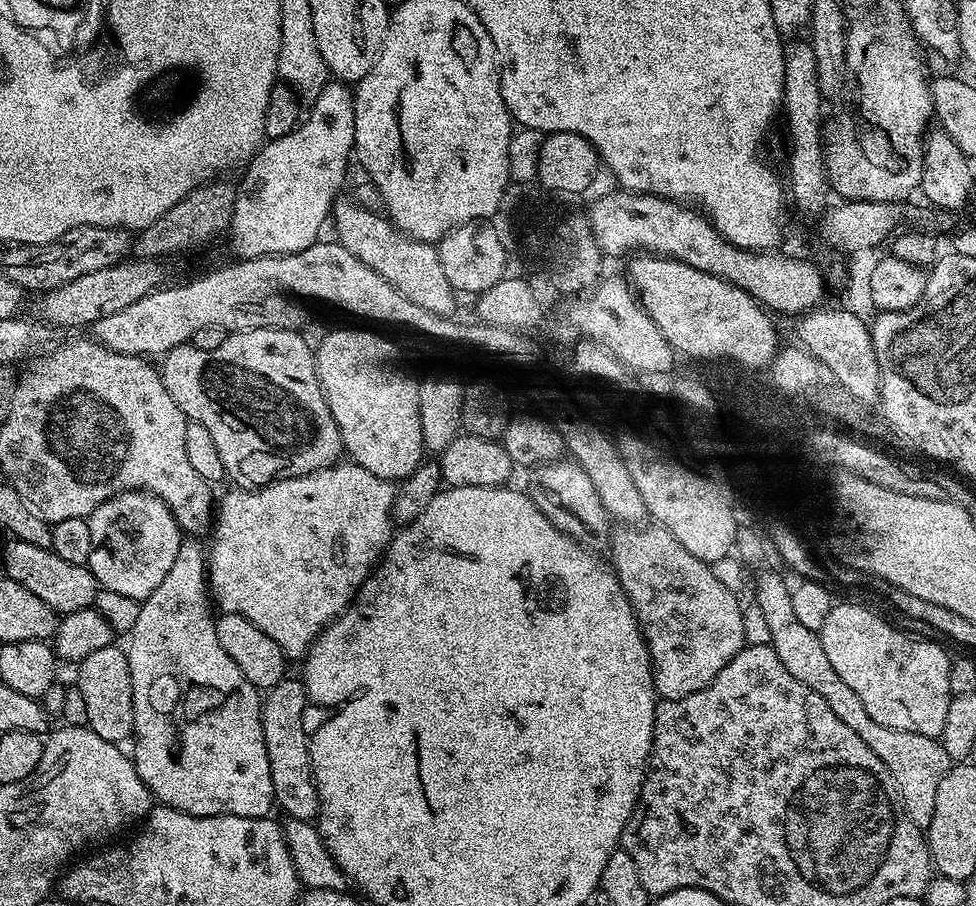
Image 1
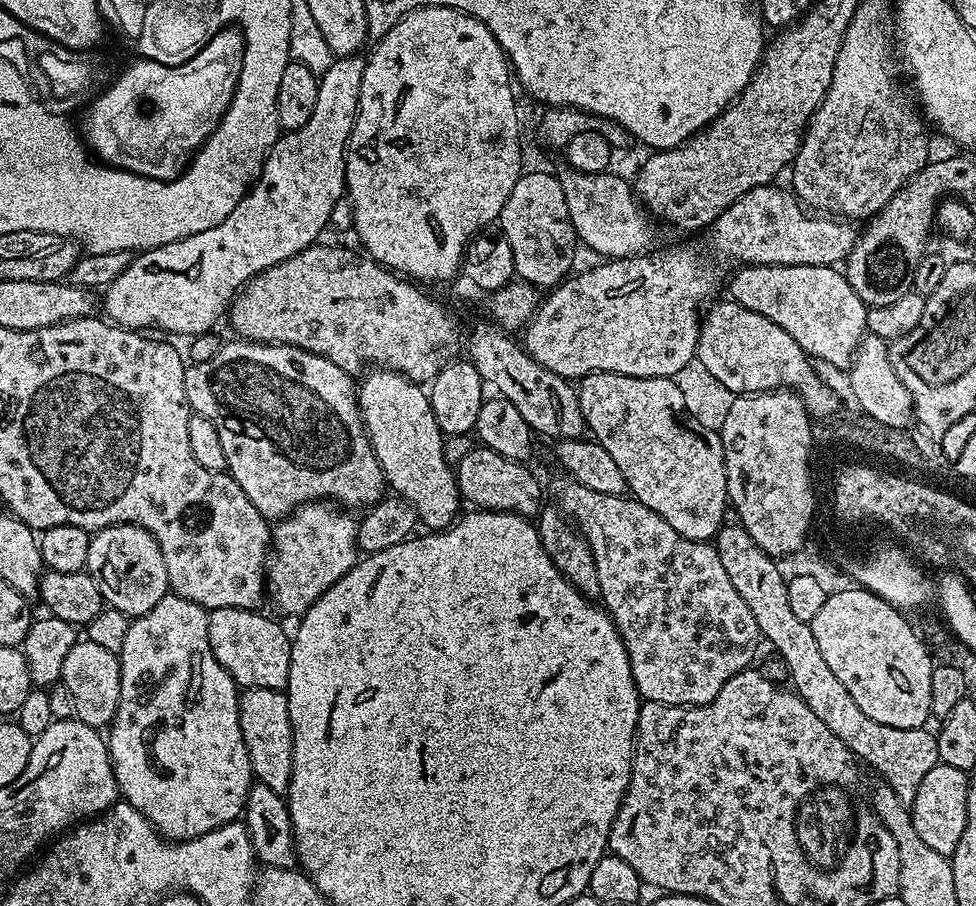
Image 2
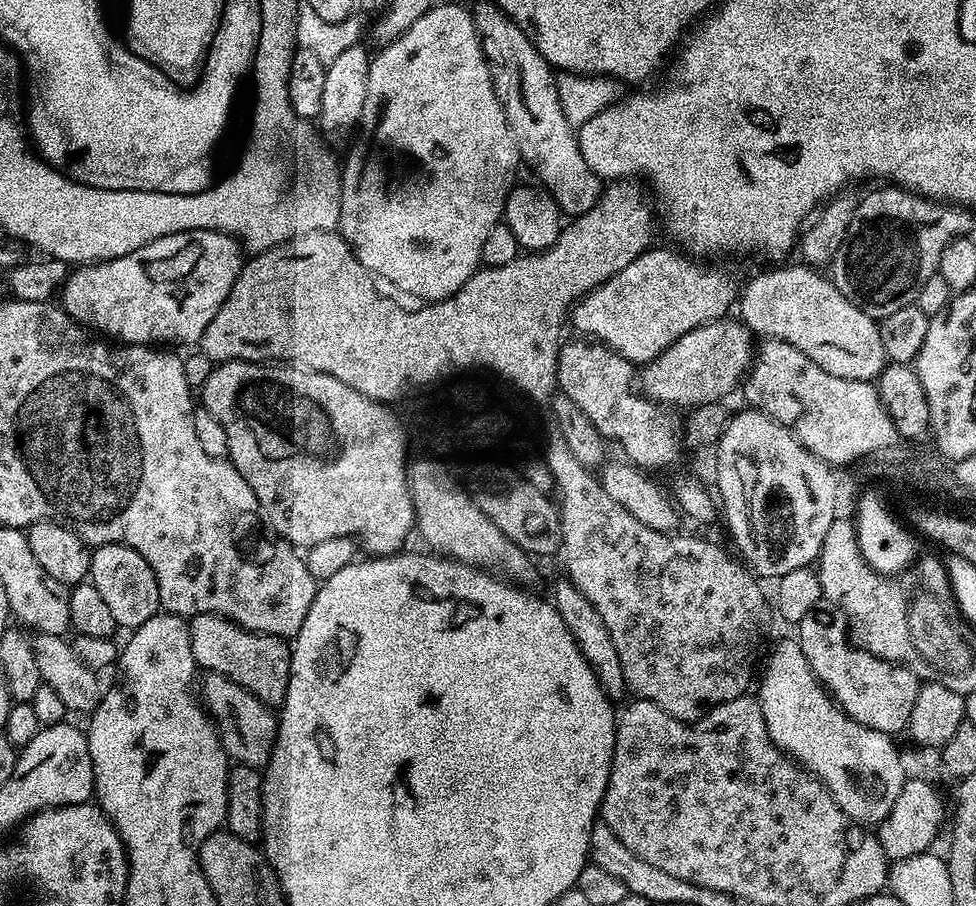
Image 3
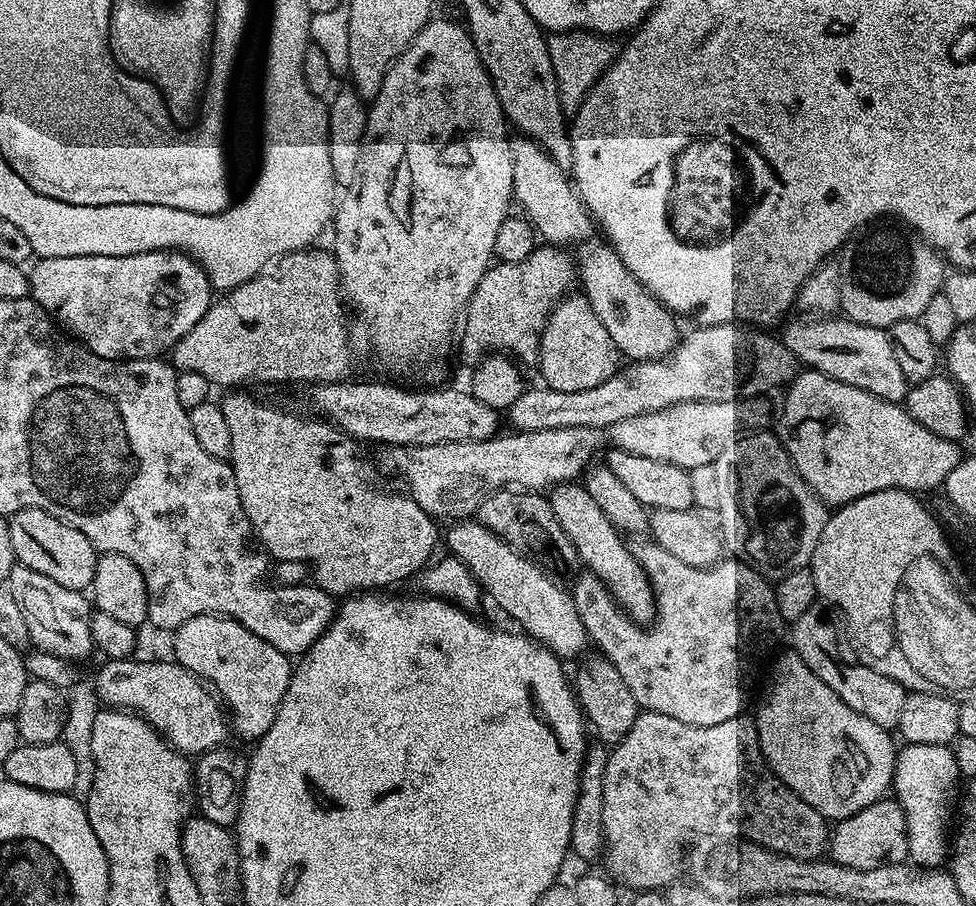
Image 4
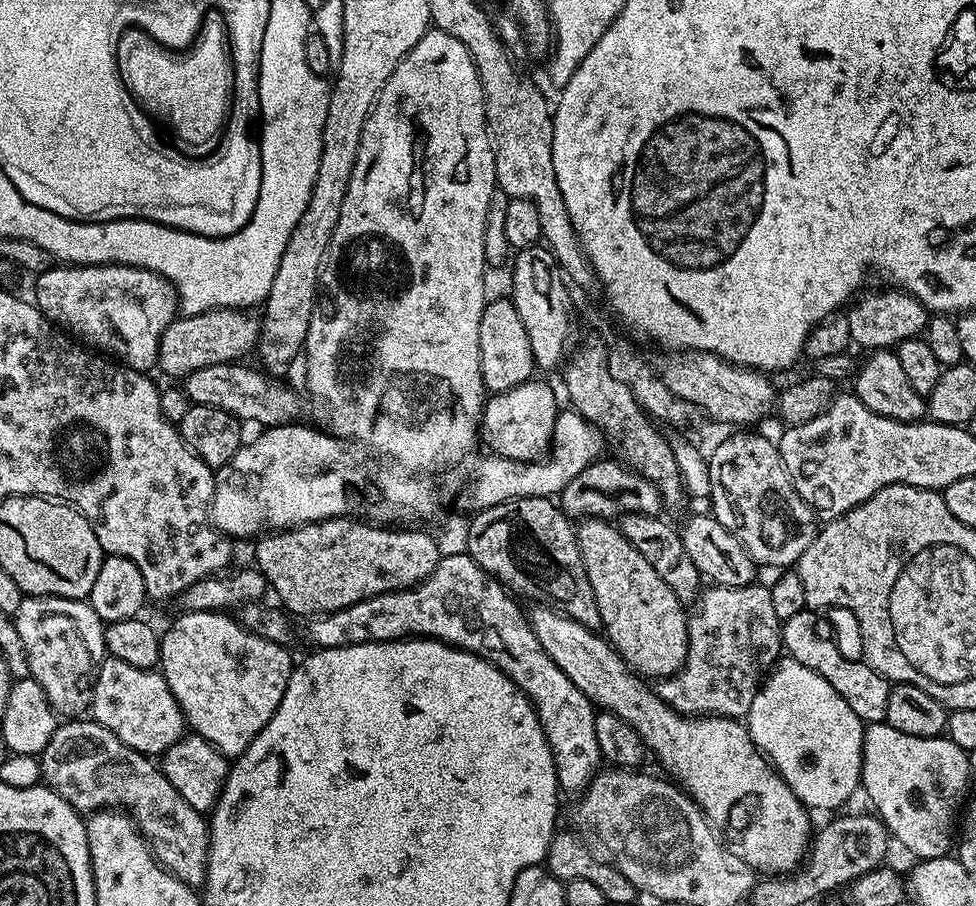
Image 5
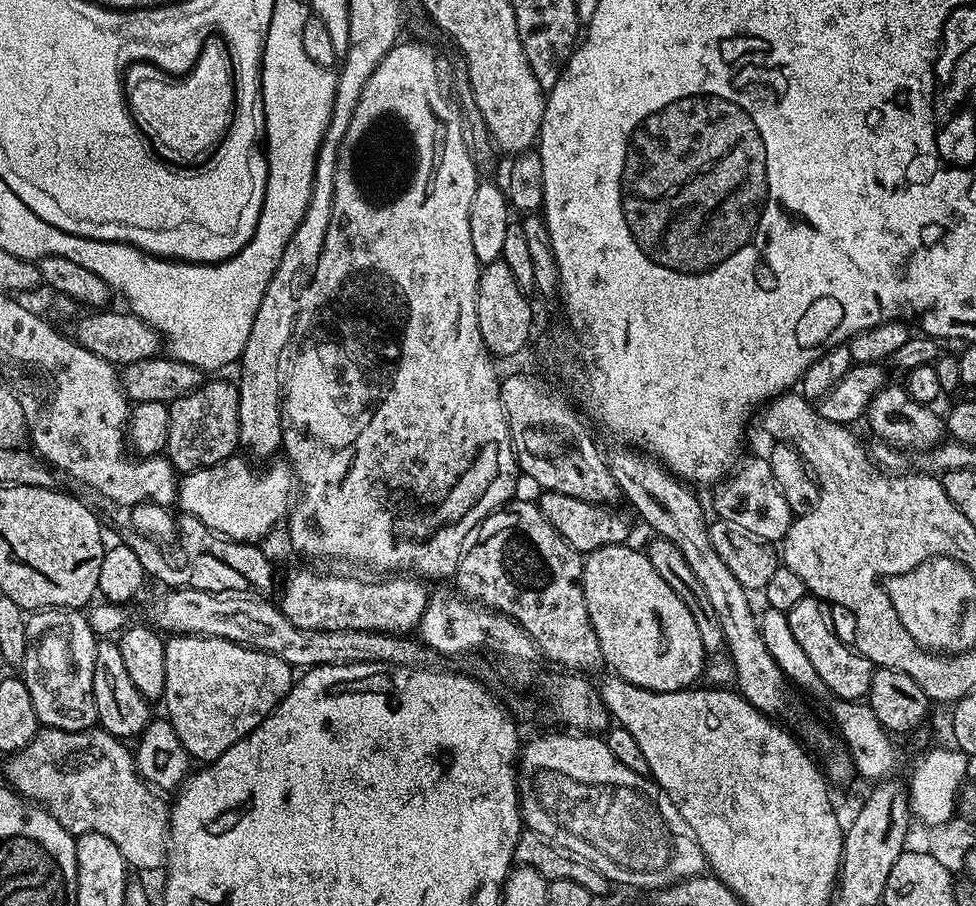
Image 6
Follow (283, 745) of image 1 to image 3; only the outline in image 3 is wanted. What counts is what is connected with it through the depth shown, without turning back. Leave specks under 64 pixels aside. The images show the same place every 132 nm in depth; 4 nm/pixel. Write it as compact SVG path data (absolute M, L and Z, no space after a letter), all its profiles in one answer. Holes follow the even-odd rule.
M205 671L199 677L198 699L204 711L212 717L229 757L245 768L263 769L276 741L277 713L250 694L250 690L230 682L230 678L217 672Z

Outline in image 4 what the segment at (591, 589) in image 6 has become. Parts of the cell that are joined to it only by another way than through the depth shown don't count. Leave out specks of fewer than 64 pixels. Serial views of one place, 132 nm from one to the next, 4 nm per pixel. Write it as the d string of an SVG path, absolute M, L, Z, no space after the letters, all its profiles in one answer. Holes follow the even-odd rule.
M583 483L556 484L547 493L546 499L554 510L554 518L558 518L558 526L562 526L566 538L570 538L570 542L576 547L576 560L584 563L588 567L585 569L607 586L610 595L631 620L645 626L651 624L656 618L656 599L652 593L652 584L634 558L631 547L627 543L624 545L621 533L610 522L610 518L602 514L598 502L590 498Z

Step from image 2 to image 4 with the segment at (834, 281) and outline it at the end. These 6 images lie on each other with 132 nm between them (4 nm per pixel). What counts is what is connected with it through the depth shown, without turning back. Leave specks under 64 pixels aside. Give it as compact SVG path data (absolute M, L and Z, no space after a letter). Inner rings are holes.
M847 318L800 319L804 320L783 325L782 341L801 365L846 382L846 386L858 386L858 390L866 390L892 404L900 404L907 397L910 385L898 367L892 337L885 329L862 326Z

